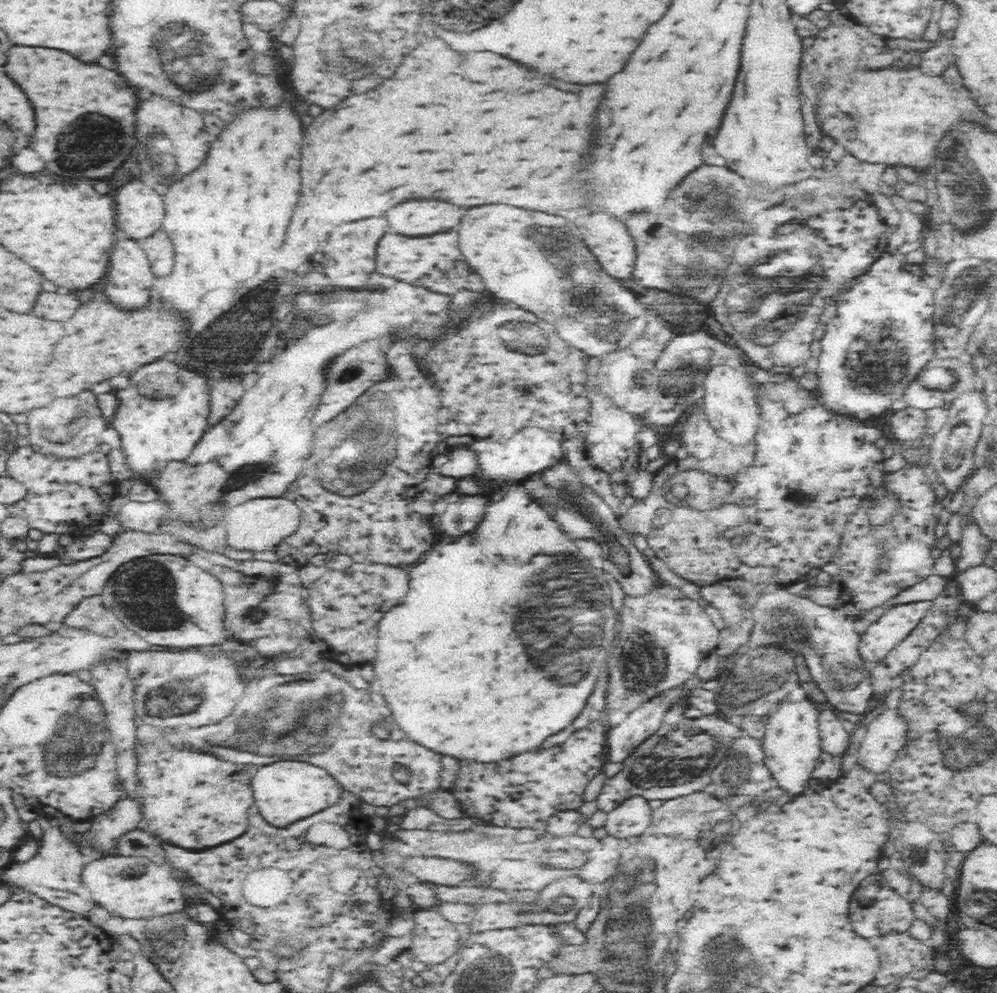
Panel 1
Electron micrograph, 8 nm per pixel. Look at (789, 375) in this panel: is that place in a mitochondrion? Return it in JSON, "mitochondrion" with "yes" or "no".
{"mitochondrion":"no"}

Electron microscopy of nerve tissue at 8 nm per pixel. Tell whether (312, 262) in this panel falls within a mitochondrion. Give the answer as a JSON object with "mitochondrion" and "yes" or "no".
{"mitochondrion":"no"}

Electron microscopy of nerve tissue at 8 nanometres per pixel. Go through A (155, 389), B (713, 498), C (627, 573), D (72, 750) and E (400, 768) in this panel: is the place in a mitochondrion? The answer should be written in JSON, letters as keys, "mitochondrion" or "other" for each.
{"A":"mitochondrion","B":"other","C":"other","D":"mitochondrion","E":"mitochondrion"}

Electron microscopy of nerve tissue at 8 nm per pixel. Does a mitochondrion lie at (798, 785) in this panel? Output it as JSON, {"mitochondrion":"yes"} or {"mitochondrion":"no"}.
{"mitochondrion":"no"}

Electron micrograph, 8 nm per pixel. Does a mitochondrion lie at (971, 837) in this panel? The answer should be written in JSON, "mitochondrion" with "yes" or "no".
{"mitochondrion":"no"}

